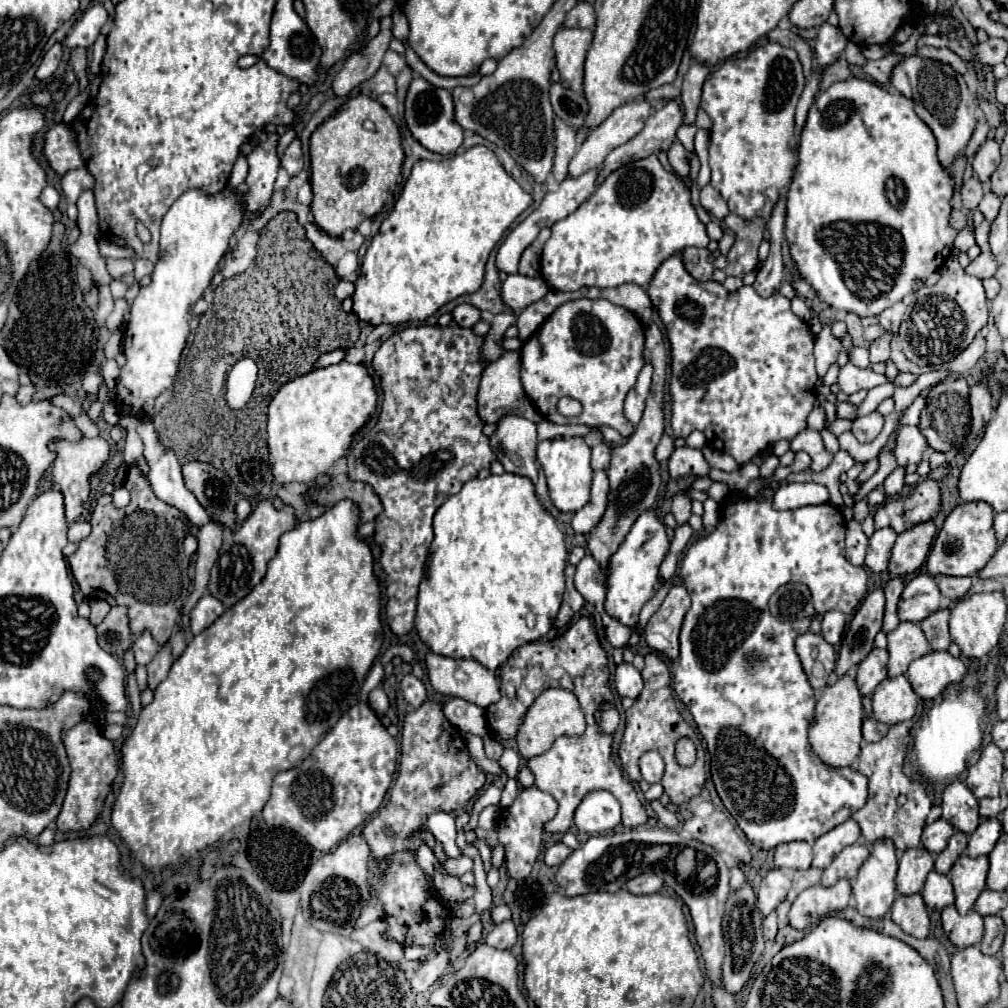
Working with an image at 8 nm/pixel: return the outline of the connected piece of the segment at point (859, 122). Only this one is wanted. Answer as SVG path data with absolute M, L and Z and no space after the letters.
M843 80L821 92L807 116L807 124L801 132L799 140L798 159L799 163L795 174L787 190L787 220L785 220L785 236L791 248L791 256L807 284L813 286L819 300L831 304L833 308L855 312L857 316L877 316L885 308L899 302L905 294L915 292L921 284L919 280L925 280L931 272L941 268L945 264L945 258L949 258L953 240L957 232L949 226L949 214L951 206L949 200L953 196L953 180L951 176L941 168L937 160L937 144L933 132L927 128L927 124L915 114L913 102L905 96L897 96L897 92L889 92L883 86L871 82L871 80Z

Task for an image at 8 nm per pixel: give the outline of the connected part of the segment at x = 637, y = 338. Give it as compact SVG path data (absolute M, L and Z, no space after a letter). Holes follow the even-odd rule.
M573 300L559 306L521 348L521 382L527 396L533 400L543 418L555 424L587 424L587 426L609 426L617 430L623 438L633 434L633 424L623 416L623 400L627 392L635 386L635 380L643 368L643 326L637 316L609 300ZM561 396L571 396L583 404L583 414L577 418L565 418L557 412L557 400Z

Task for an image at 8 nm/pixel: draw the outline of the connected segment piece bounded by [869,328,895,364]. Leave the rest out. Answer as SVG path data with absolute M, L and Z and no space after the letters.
M889 328L889 330L885 330L877 340L871 342L871 346L869 346L871 364L873 364L873 362L885 362L885 360L889 358L889 342L891 342L893 336L895 336L895 332Z

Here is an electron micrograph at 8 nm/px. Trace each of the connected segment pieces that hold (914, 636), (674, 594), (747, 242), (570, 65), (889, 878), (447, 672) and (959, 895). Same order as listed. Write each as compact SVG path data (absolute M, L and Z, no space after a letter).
M901 622L893 632L887 634L887 652L889 652L889 676L901 676L907 672L911 660L927 654L931 648L919 624Z
M675 584L665 596L659 610L649 618L645 628L645 640L651 648L667 654L671 660L679 656L679 628L683 624L683 616L691 608L689 592L683 584Z
M729 214L725 218L725 224L735 232L735 244L727 254L725 274L743 278L757 266L757 250L763 240L763 230L767 222L763 218L745 220L737 214Z
M563 28L555 34L553 50L561 84L573 92L583 92L583 62L591 46L593 32L583 28Z
M883 838L883 840L875 840L875 844L871 846L871 854L869 858L863 862L863 866L859 868L857 876L851 880L851 888L853 888L853 896L855 896L855 908L867 916L867 918L881 918L887 914L887 910L891 908L893 900L895 900L895 874L897 874L897 854L895 854L895 844L891 844L891 840Z
M427 654L425 664L427 664L431 686L439 694L457 696L457 698L473 702L473 704L477 704L481 708L487 708L487 706L495 704L501 698L499 682L497 682L495 674L489 672L487 668L483 668L475 660L453 660L453 658L445 658L445 656L439 656L439 654Z
M963 854L953 864L953 868L947 876L955 888L955 898L957 898L955 906L961 914L967 914L973 908L977 896L983 892L987 872L989 872L987 856L971 858L971 856Z

